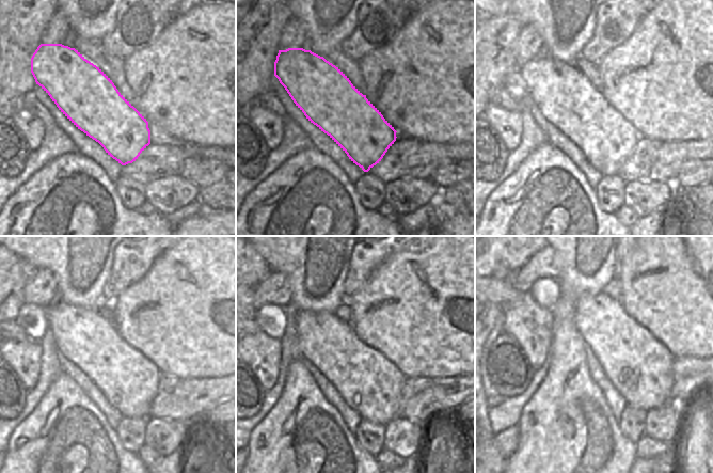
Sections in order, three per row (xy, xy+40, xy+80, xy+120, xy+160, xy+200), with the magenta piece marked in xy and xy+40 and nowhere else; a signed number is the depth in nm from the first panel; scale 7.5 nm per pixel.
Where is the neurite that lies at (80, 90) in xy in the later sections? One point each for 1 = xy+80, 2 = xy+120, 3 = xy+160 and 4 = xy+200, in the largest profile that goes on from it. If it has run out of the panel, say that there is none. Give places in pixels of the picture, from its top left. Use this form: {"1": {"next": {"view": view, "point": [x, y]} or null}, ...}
{"1": {"next": {"view": "xy+80", "point": [565, 96]}}, "2": {"next": {"view": "xy+120", "point": [127, 378]}}, "3": {"next": {"view": "xy+160", "point": [368, 382]}}, "4": {"next": {"view": "xy+200", "point": [638, 366]}}}

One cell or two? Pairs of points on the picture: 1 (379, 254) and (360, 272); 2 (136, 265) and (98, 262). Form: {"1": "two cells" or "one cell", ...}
{"1": "one cell", "2": "two cells"}

